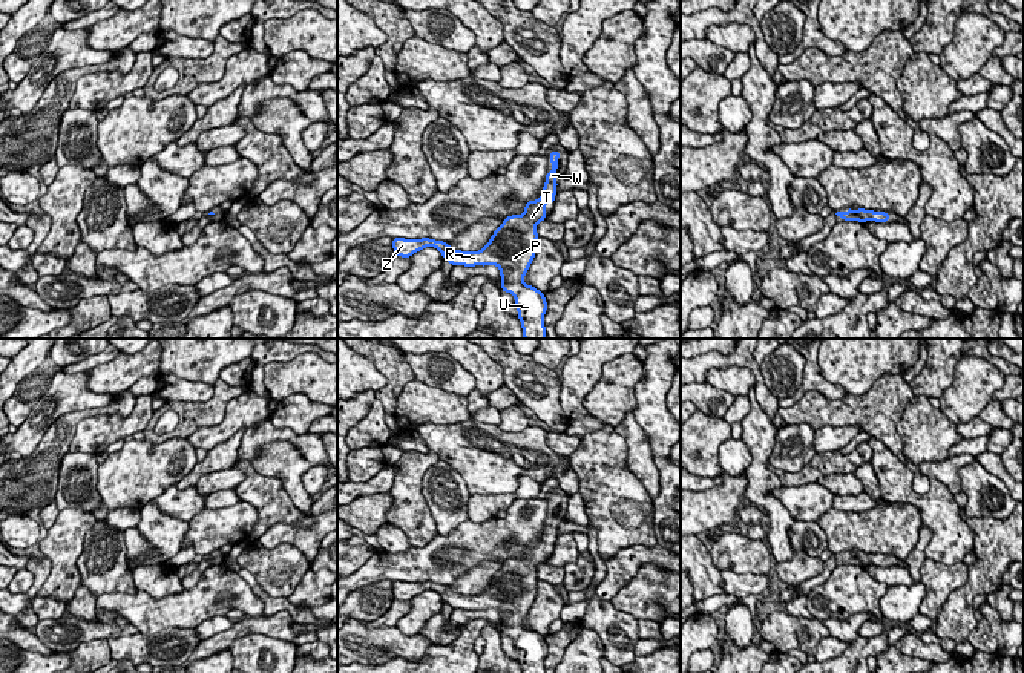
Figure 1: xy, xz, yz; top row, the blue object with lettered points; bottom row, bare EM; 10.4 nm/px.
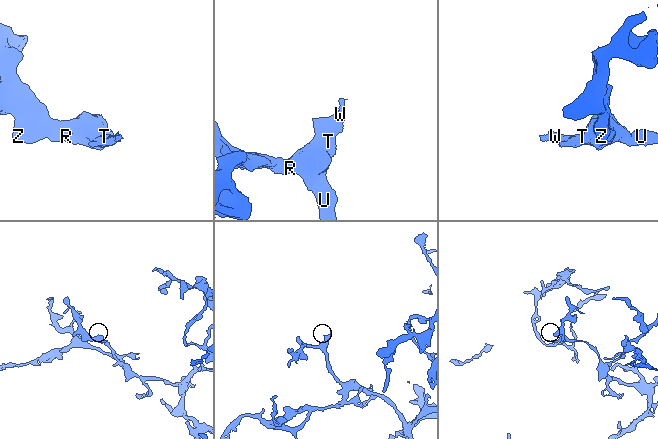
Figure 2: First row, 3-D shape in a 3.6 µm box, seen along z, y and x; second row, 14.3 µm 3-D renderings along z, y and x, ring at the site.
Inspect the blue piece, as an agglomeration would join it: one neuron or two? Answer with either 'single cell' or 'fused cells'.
single cell

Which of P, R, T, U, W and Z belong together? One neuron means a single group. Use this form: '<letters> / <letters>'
P R T U W Z

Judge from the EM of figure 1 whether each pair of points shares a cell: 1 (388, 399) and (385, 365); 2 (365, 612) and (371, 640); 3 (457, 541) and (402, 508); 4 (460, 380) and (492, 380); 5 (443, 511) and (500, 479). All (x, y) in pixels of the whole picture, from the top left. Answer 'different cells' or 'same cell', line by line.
1: same cell
2: different cells
3: different cells
4: different cells
5: different cells

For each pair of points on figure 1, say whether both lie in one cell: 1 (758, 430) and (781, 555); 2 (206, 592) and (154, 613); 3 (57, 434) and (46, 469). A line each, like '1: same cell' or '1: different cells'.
1: same cell
2: same cell
3: same cell

